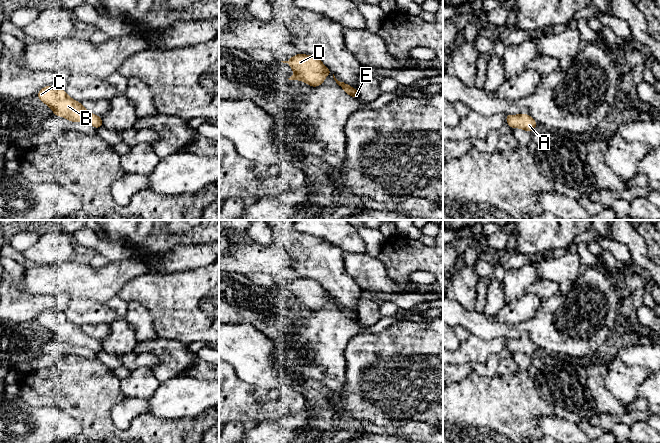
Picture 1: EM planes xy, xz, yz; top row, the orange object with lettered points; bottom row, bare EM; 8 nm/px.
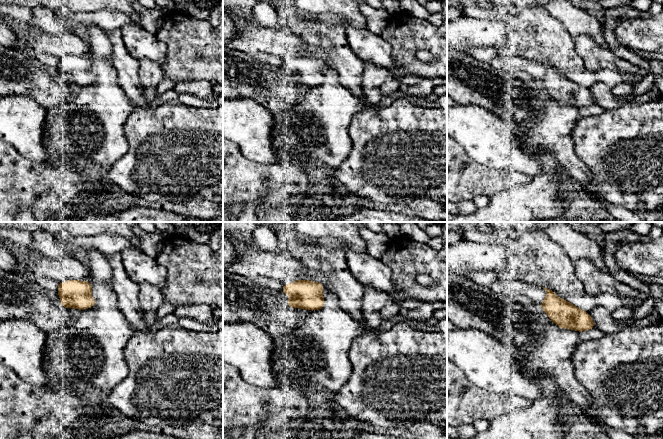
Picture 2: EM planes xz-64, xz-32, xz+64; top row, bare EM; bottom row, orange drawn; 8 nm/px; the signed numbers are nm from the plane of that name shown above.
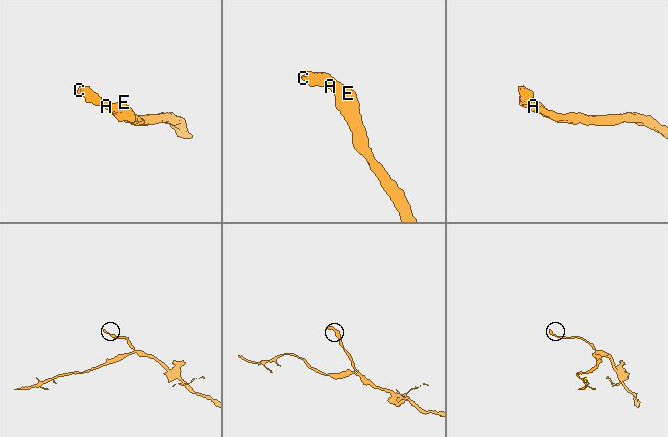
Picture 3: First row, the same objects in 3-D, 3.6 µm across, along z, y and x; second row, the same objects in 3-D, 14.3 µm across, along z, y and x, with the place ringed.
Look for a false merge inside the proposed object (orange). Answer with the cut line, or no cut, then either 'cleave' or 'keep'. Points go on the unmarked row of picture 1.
no cut | keep

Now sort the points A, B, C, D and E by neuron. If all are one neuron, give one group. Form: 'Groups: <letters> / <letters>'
Groups: A B C D E

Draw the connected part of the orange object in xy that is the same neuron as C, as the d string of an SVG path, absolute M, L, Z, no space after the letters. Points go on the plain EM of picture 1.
M44 310L37 318L39 324L53 333L53 339L65 341L71 346L82 346L94 350L103 350L100 340L88 336L82 327L67 319L64 313L54 310Z

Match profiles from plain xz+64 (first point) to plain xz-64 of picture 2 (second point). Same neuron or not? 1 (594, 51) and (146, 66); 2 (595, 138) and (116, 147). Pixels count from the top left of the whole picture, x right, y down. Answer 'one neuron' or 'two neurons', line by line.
1: two neurons
2: two neurons

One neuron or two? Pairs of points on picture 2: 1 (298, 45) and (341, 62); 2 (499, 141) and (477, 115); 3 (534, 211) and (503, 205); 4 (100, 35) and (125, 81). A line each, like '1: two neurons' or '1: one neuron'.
1: two neurons
2: one neuron
3: one neuron
4: two neurons

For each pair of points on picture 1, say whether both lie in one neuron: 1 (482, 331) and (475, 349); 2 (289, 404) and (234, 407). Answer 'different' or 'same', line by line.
1: different
2: same

